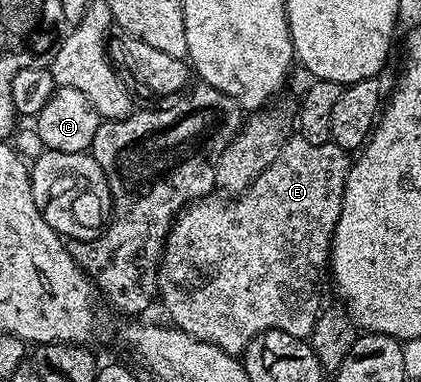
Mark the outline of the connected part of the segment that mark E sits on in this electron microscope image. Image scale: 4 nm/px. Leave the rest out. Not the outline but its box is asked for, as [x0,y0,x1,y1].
[158,134,349,357]

